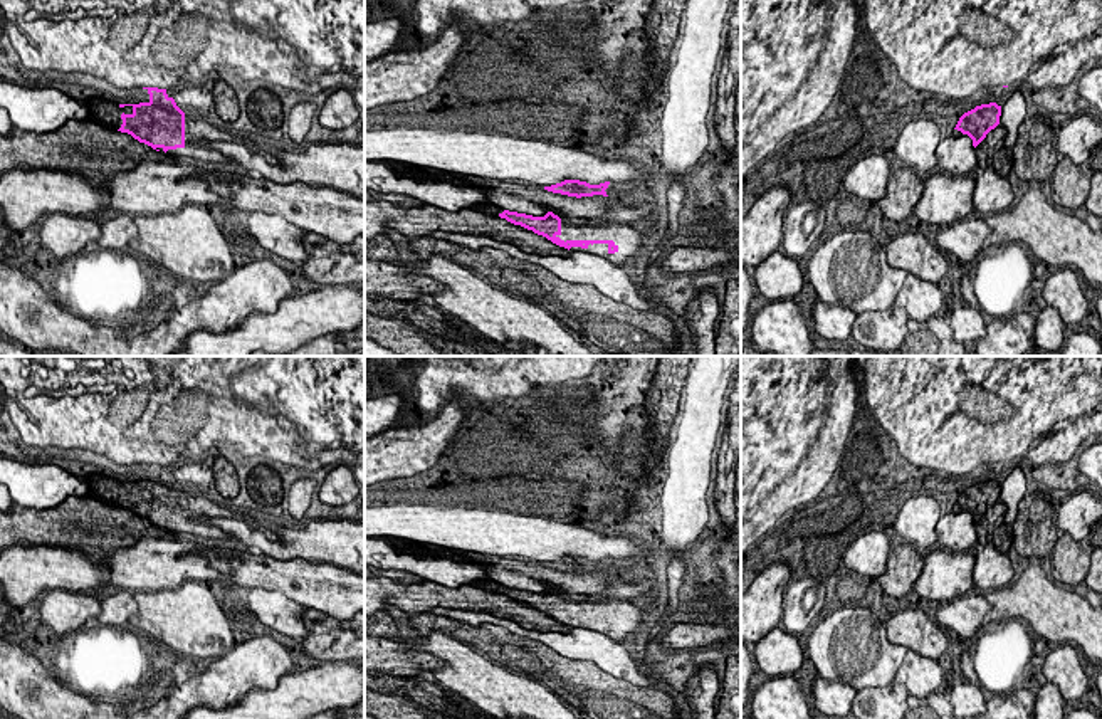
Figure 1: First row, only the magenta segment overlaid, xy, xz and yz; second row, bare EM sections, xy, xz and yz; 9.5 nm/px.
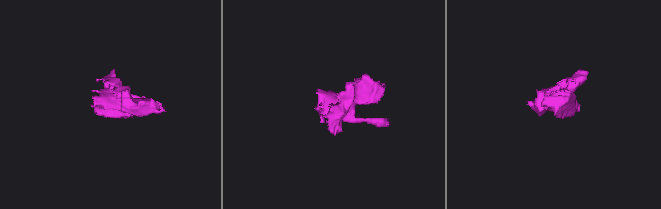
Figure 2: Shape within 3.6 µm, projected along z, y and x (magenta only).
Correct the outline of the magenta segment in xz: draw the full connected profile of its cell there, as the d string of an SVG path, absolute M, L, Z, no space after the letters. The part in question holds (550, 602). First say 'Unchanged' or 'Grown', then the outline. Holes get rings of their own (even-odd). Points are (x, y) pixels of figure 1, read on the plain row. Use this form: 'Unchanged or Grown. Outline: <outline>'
Grown. Outline: M504 586L499 593L533 606L559 623L595 630L617 642L625 640L642 622L642 606L632 600L573 600L561 596L553 588L533 593Z

